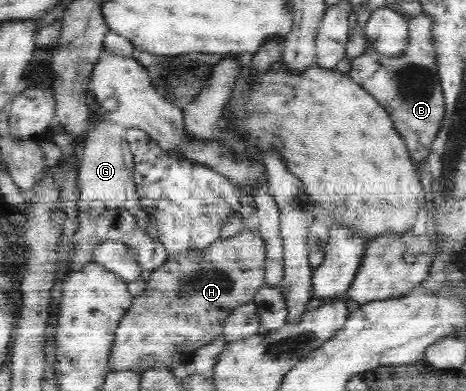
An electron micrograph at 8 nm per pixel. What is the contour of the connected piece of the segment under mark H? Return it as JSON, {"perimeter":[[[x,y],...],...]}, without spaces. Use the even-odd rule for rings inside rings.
{"perimeter":[[[259,229],[241,231],[225,239],[210,243],[203,250],[191,250],[179,259],[167,260],[153,271],[146,283],[145,291],[133,298],[120,327],[117,327],[114,349],[109,359],[109,373],[121,370],[149,370],[149,367],[173,369],[181,364],[183,355],[194,353],[222,335],[225,320],[236,307],[254,299],[254,295],[265,284],[265,255],[267,243]]]}

